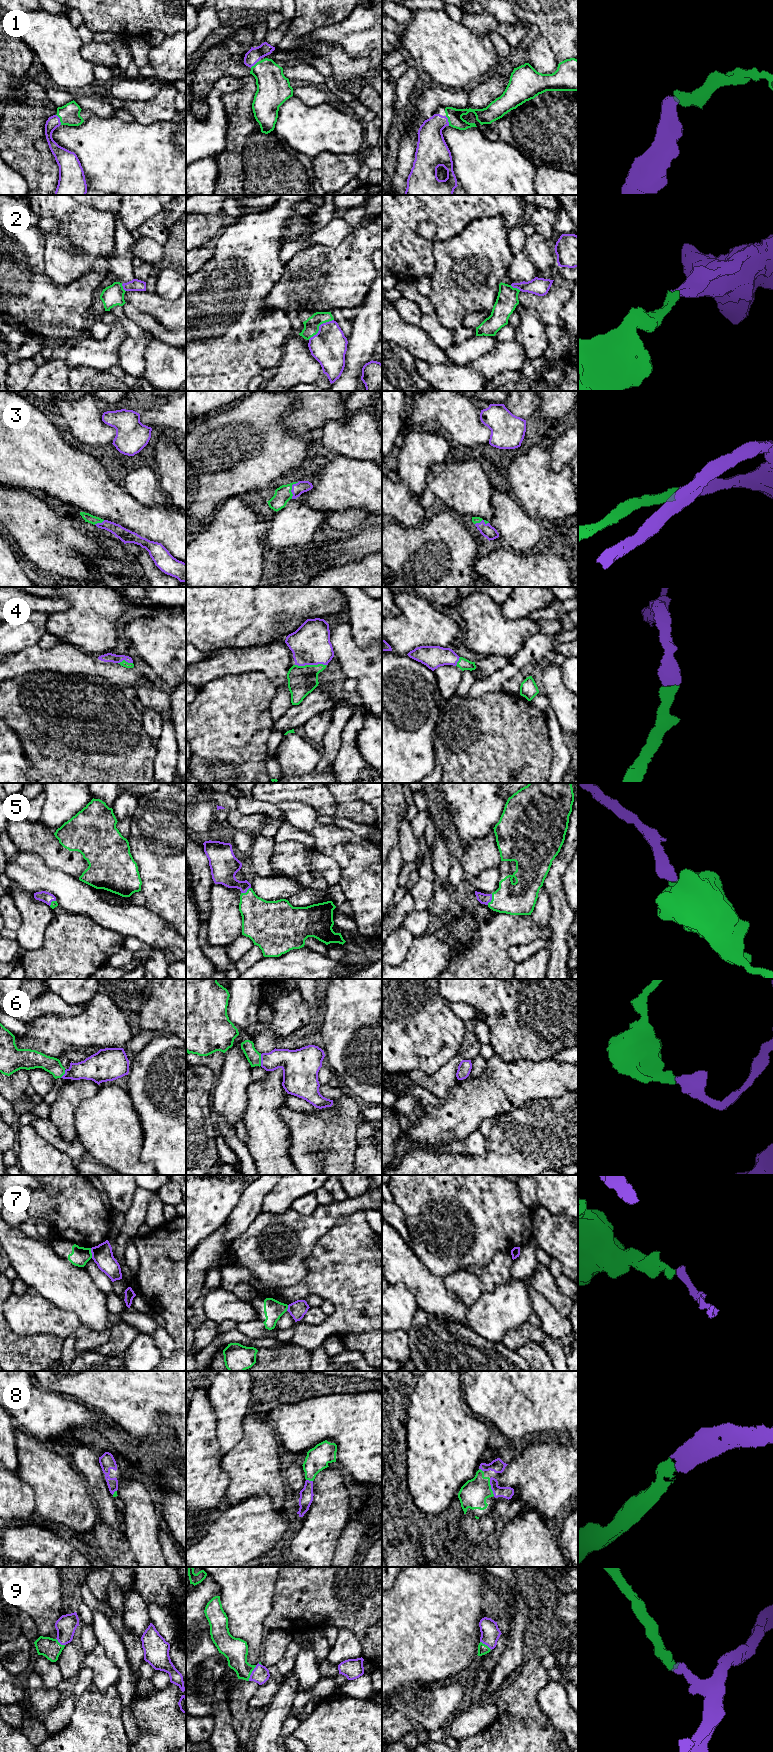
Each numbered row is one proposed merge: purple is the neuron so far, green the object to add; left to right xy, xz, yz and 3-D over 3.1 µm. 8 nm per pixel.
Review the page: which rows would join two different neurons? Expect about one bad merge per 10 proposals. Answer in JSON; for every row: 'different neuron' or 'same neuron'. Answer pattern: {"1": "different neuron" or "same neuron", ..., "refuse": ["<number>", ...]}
{"1": "same neuron", "2": "same neuron", "3": "same neuron", "4": "same neuron", "5": "same neuron", "6": "same neuron", "7": "different neuron", "8": "same neuron", "9": "same neuron", "refuse": ["7"]}

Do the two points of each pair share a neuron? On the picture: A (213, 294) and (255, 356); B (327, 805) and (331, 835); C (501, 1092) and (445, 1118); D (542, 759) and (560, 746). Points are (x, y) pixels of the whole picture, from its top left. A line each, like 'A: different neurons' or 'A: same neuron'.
A: same neuron
B: different neurons
C: same neuron
D: different neurons

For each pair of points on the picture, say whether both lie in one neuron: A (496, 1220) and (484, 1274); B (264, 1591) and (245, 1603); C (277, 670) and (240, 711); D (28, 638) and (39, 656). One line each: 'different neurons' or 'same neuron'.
A: different neurons
B: same neuron
C: different neurons
D: different neurons

